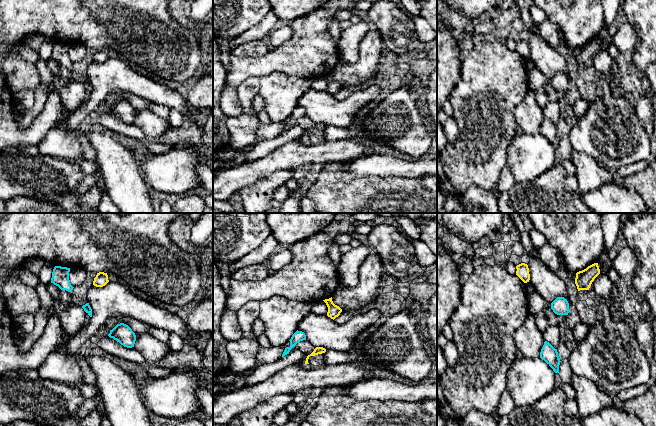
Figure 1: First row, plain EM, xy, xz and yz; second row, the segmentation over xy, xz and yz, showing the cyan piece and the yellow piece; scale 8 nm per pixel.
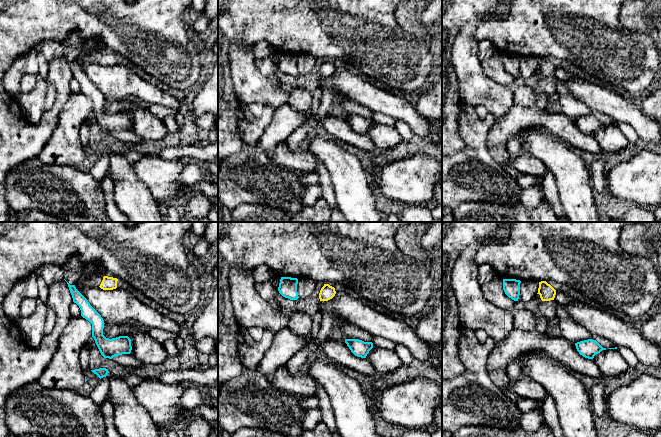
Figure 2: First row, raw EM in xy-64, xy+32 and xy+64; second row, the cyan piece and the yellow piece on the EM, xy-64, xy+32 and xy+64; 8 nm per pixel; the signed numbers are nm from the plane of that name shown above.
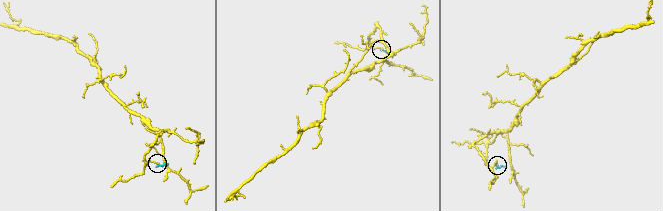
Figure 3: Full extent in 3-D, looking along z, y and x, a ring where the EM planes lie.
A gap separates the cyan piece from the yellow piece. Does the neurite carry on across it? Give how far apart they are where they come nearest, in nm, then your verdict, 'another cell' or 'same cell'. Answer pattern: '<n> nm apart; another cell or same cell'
110 nm apart; another cell

